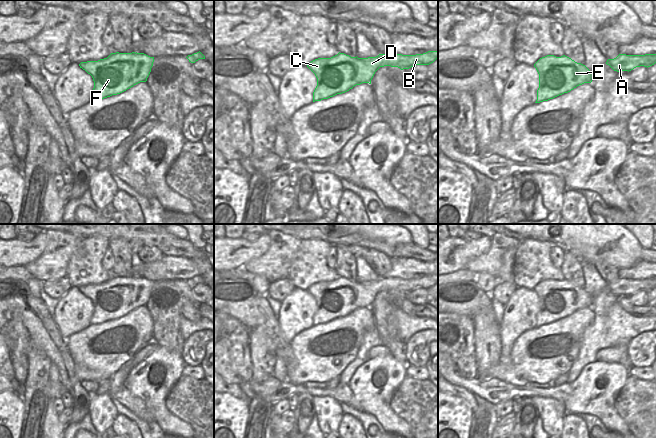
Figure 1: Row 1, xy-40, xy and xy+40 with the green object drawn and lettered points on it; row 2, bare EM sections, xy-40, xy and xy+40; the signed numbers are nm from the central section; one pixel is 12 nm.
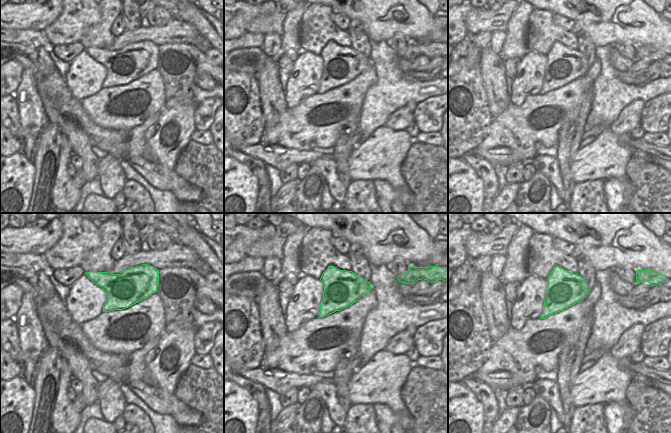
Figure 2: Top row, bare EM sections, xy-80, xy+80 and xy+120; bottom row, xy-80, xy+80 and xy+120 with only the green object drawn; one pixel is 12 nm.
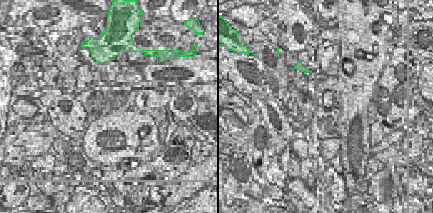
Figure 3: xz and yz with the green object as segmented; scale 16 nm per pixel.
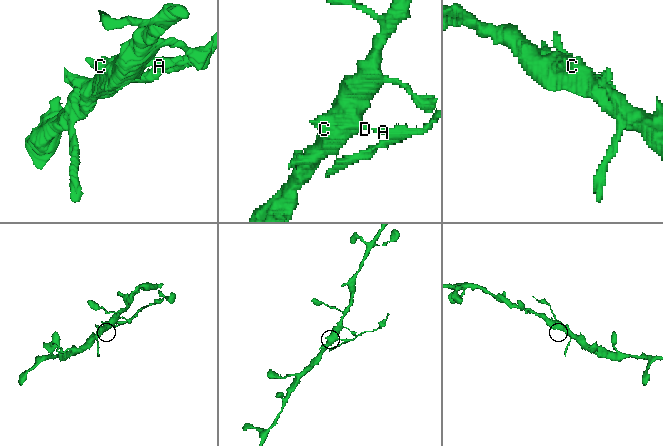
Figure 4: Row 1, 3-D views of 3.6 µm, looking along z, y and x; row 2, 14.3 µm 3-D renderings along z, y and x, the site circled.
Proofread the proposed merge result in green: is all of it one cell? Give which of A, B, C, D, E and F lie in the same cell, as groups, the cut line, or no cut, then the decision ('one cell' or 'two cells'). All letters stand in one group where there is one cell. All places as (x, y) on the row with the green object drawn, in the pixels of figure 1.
A B / C D E F | xy (376, 56), (379, 67) | two cells

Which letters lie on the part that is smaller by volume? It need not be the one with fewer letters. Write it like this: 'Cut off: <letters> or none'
Cut off: A, B

